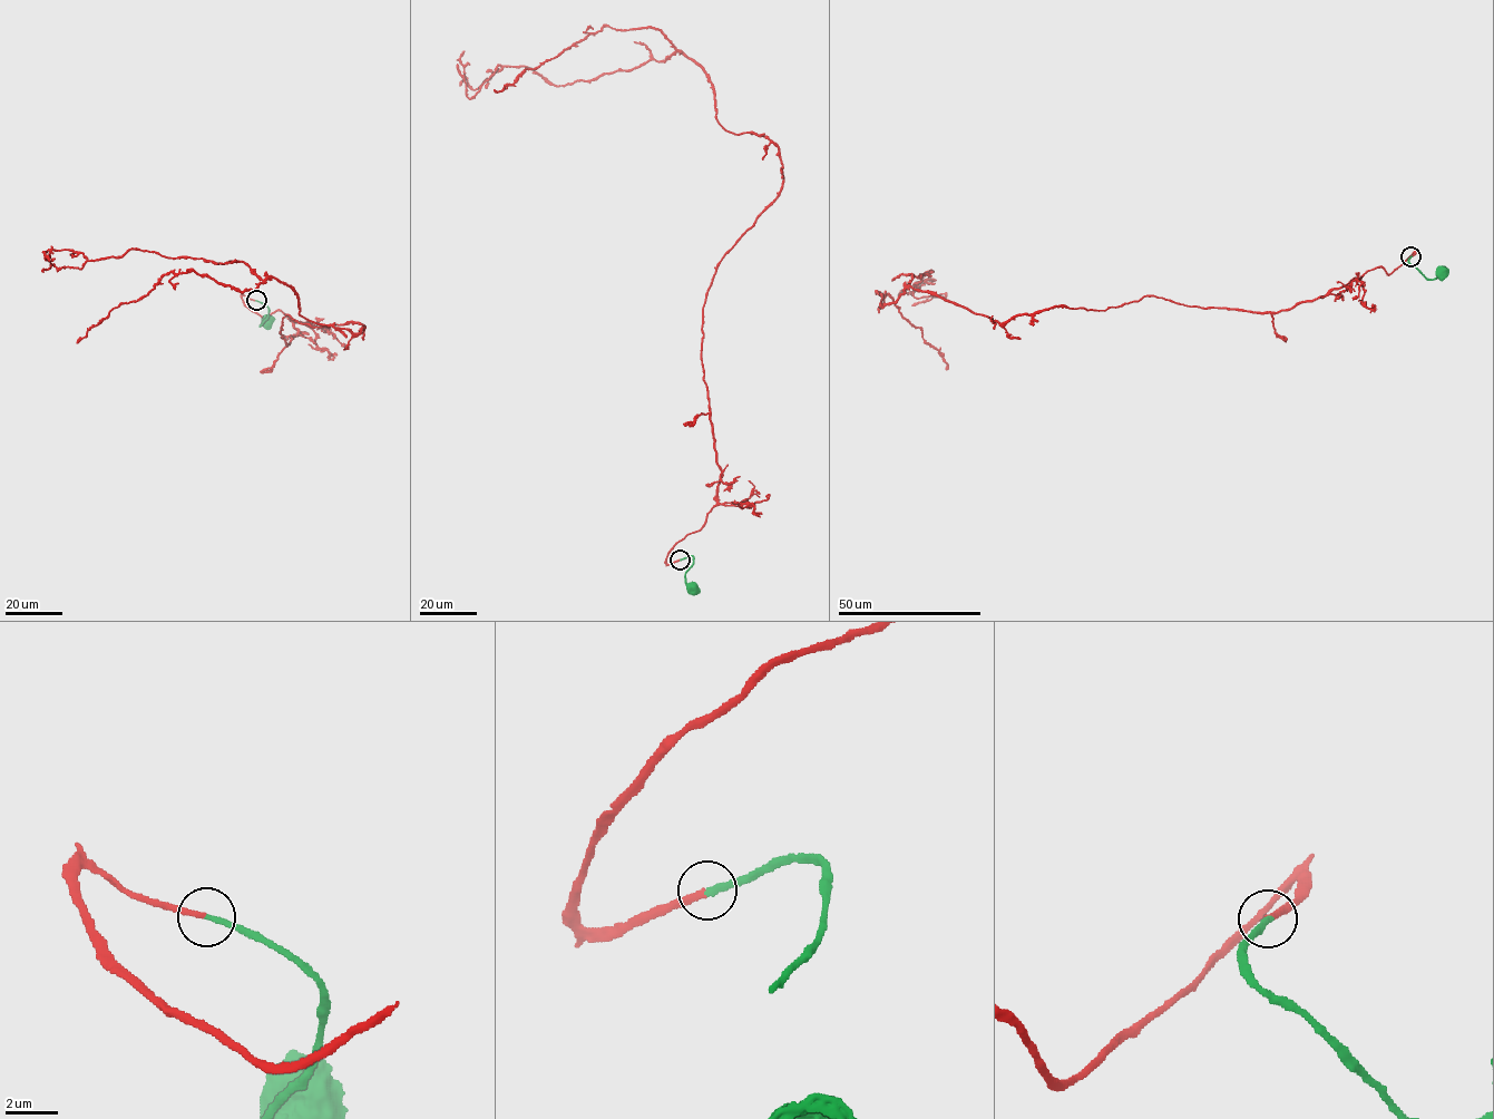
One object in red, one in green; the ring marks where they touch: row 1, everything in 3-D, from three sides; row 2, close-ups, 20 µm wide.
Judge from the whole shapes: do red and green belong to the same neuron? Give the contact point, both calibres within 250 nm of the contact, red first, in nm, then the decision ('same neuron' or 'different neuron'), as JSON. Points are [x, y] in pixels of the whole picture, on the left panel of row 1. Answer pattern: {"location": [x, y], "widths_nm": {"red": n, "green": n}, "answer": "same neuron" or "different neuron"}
{"location": [256, 300], "widths_nm": {"red": 240, "green": 240}, "answer": "same neuron"}

